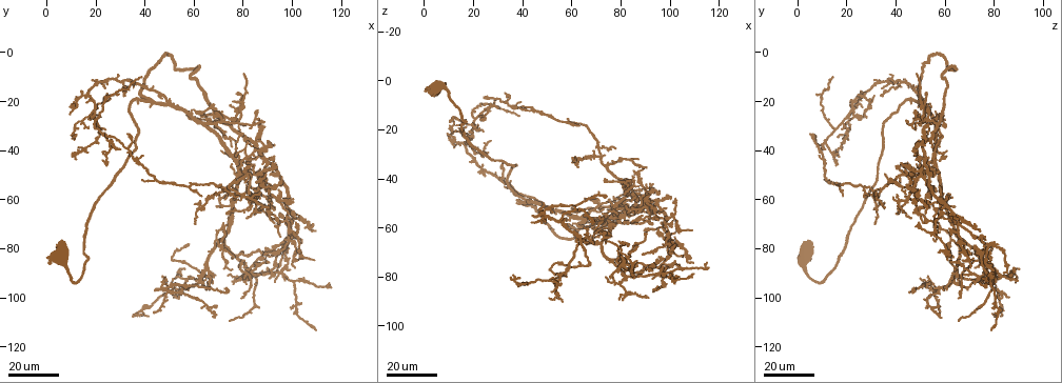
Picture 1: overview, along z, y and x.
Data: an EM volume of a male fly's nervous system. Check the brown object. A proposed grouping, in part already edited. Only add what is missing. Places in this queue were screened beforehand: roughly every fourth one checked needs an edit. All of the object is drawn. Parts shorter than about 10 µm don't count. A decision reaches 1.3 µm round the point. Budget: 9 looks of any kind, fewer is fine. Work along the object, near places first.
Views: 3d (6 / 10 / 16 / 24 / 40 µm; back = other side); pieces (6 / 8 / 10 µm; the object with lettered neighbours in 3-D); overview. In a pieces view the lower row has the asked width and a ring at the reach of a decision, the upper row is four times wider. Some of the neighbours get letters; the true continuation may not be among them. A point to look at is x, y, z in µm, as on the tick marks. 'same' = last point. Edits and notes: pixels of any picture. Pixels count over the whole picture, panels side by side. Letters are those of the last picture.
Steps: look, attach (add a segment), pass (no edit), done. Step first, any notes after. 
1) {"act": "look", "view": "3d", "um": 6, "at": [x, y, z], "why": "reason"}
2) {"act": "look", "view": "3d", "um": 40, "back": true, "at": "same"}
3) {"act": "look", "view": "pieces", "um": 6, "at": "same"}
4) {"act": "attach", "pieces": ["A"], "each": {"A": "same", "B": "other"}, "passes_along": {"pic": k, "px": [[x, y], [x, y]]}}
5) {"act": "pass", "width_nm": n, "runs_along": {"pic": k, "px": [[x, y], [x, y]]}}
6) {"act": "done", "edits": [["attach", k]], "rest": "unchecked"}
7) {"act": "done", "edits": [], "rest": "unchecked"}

{"act": "look", "view": "3d", "um": 24, "at": [80, 9, 48], "why": "long arm stops here"}

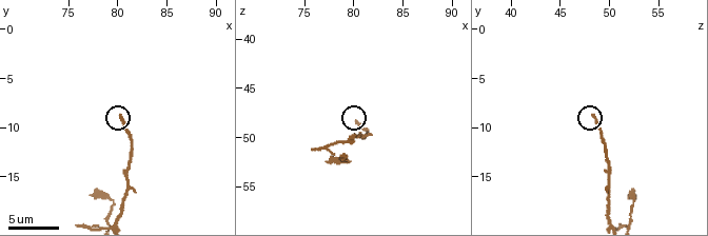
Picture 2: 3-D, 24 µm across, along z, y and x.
{"act": "look", "view": "pieces", "um": 10, "at": [80.2, 8.8, 48.4]}

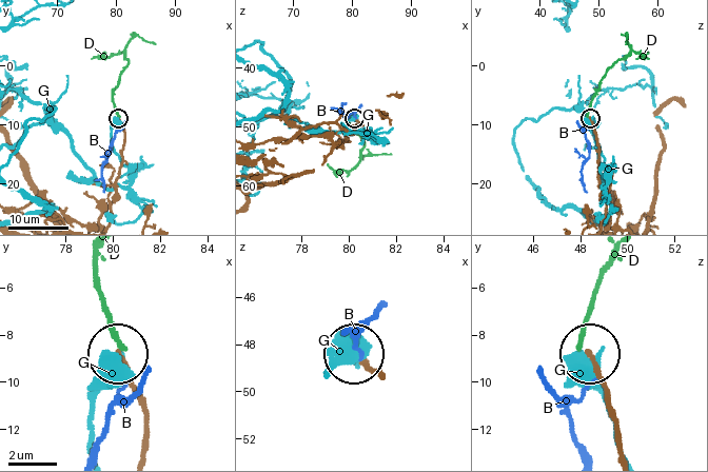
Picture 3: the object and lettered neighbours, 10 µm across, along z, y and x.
{"act": "pass", "each": {"B": "other", "D": "other", "G": "other"}, "runs_along": {"pic": 3, "px": [[606, 207], [598, 177], [597, 136], [590, 118]]}, "found": "none of them fits"}

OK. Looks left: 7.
{"act": "look", "view": "3d", "um": 16, "at": [45, 97, 55], "why": "an open end"}

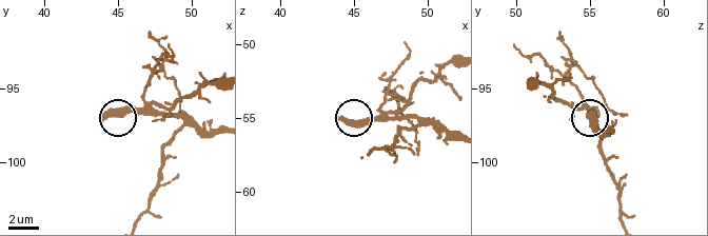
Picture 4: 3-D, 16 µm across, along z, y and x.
{"act": "look", "view": "pieces", "um": 6, "at": [43.8, 97.0, 55.2]}

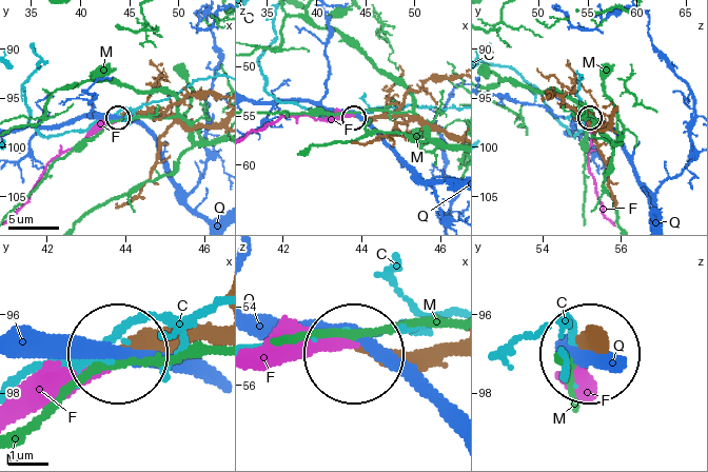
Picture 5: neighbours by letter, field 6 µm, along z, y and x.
{"act": "attach", "pieces": ["F"], "each": {"C": "other", "F": "same", "M": "other", "Q": "other"}, "passes_along": {"pic": 5, "px": [[448, 351], [377, 357], [354, 348], [257, 348]]}, "found": "it goes on there"}

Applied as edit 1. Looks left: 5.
{"act": "look", "view": "3d", "um": 24, "at": [97, 80, 73], "why": "free end"}

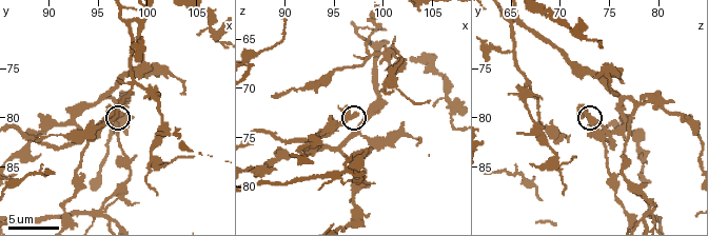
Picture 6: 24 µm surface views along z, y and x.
{"act": "look", "view": "pieces", "um": 6, "at": [97.2, 79.6, 72.8]}

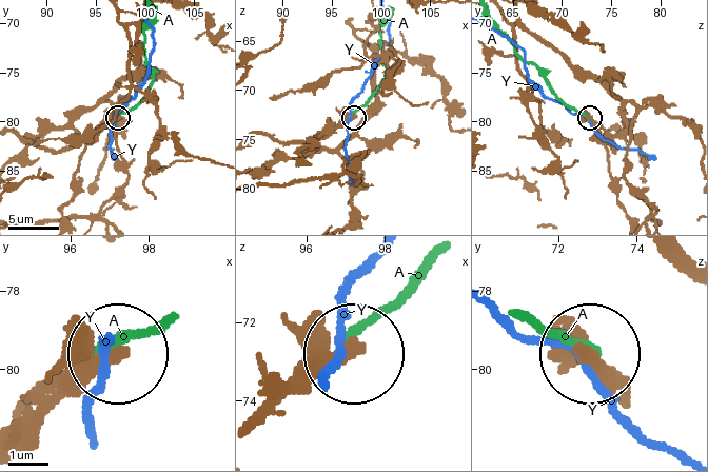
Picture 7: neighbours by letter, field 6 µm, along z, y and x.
{"act": "pass", "width_nm": 330, "each": {"A": "other", "Y": "other"}, "found": "no lettered segment goes on from it"}

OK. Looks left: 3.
{"act": "look", "view": "3d", "um": 24, "at": [91, 88, 88], "why": "free end"}

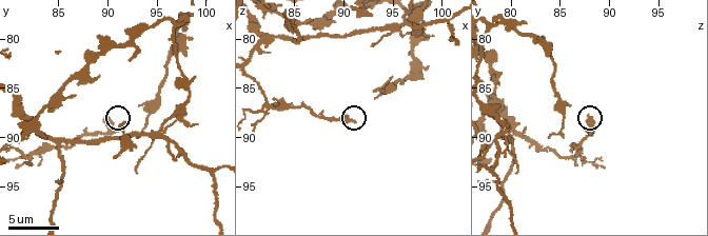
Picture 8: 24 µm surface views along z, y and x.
{"act": "look", "view": "3d", "um": 6, "at": [89.8, 88.0, 88.0]}

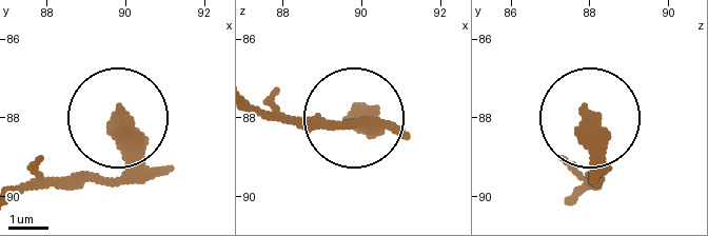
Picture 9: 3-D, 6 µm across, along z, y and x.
{"act": "look", "view": "pieces", "um": 10, "at": [89.85, 87.95, 88.00]}

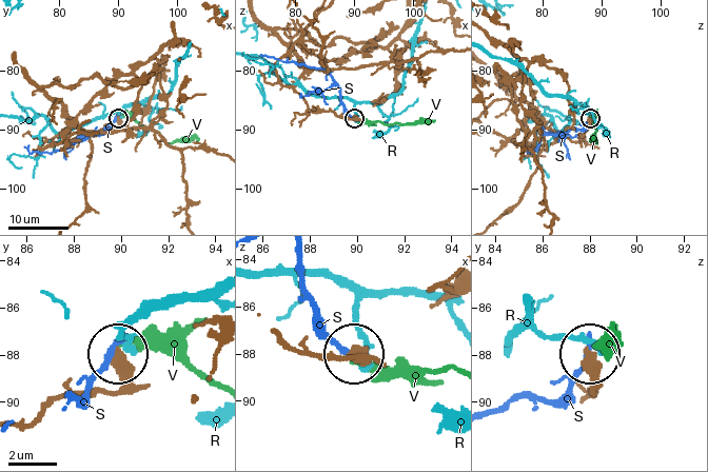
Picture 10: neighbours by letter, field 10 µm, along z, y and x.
{"act": "pass", "each": {"R": "other", "S": "other", "V": "other"}, "runs_along": {"pic": 10, "px": [[18, 426], [60, 399], [115, 390], [117, 355]]}, "found": "none of them fits"}

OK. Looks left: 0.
{"act": "done", "edits": [["attach", 5]], "rest": "unchecked"}

